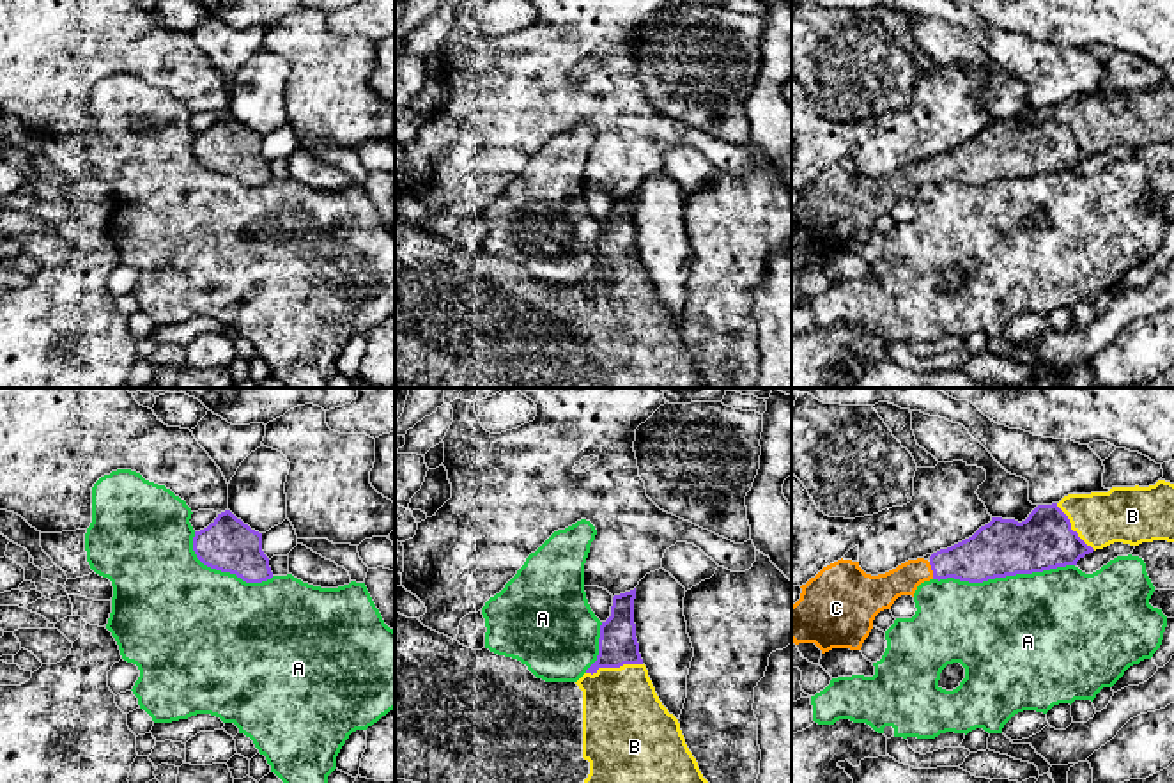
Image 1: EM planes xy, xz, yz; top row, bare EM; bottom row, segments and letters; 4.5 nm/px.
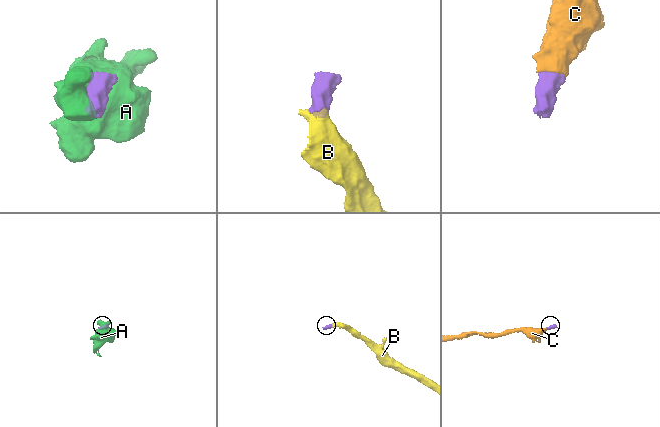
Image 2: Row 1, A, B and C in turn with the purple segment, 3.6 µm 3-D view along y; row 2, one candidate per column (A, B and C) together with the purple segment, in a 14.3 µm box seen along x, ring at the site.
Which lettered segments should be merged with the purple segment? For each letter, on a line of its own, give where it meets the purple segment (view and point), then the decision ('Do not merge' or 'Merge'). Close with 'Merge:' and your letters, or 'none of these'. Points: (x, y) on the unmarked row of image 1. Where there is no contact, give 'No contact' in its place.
A: Touches purple at yz (1003, 179). Do not merge
B: Touches purple at xz (613, 270). Merge
C: Touches purple at yz (932, 172). Merge
Merge: B, C

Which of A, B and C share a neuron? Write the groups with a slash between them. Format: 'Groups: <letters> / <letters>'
Groups: A / B C

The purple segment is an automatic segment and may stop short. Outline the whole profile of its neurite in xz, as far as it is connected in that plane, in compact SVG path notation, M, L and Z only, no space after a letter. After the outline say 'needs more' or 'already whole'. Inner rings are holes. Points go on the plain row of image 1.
M636 191L613 200L611 220L600 229L599 259L577 285L545 285L517 262L489 252L473 253L395 214L395 383L420 388L710 388L689 354L678 322L659 303L639 257L634 227Z; needs more

